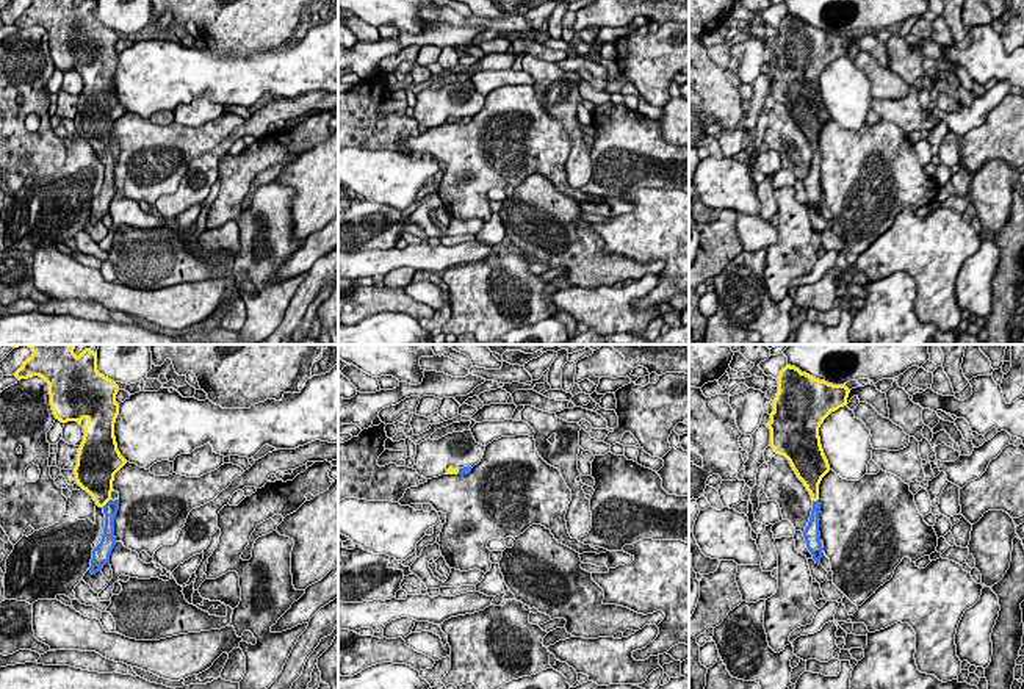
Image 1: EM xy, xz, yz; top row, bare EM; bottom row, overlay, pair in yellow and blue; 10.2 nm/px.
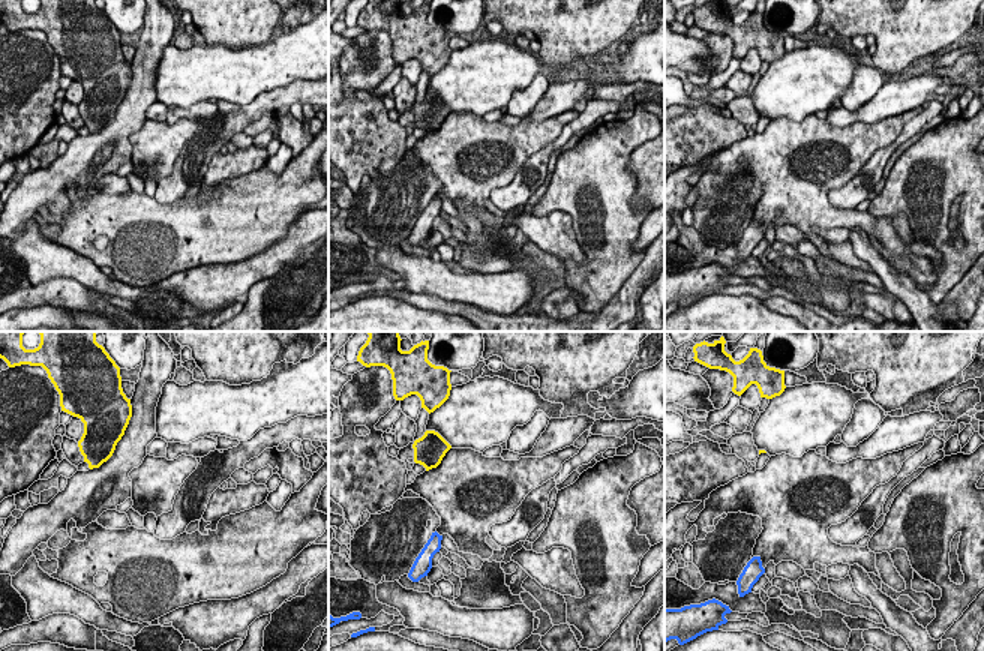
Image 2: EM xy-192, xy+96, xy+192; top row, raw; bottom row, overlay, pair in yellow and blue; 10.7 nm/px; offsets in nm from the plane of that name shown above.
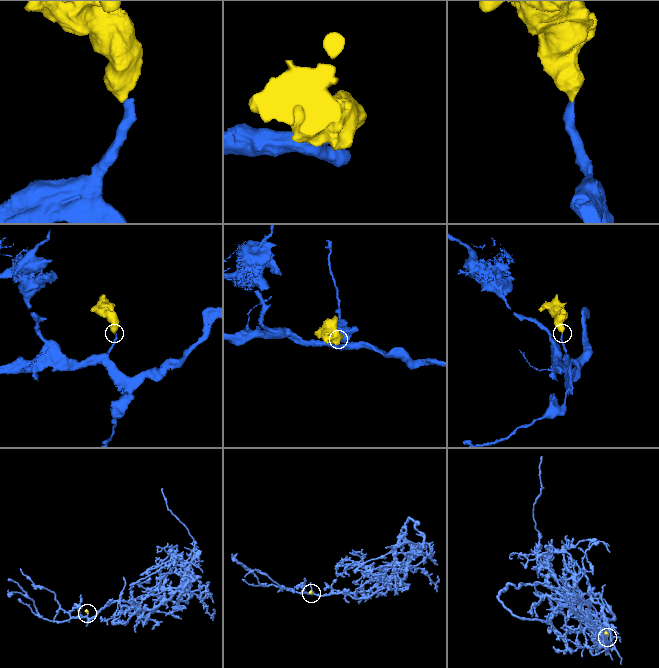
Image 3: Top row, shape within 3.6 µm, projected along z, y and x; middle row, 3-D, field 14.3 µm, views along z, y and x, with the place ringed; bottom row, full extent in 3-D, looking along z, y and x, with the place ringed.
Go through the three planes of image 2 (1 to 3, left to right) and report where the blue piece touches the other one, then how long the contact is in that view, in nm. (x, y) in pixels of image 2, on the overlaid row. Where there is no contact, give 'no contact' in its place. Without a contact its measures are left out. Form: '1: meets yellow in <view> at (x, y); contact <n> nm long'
1: no contact
2: no contact
3: no contact

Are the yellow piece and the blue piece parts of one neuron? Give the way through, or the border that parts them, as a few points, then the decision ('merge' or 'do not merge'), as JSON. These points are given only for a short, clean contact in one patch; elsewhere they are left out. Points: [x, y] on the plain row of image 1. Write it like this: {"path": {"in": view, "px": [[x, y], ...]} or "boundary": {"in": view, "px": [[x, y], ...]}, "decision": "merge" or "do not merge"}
{"path": {"in": "xy", "px": [[97, 130], [105, 152], [110, 158]]}, "decision": "merge"}

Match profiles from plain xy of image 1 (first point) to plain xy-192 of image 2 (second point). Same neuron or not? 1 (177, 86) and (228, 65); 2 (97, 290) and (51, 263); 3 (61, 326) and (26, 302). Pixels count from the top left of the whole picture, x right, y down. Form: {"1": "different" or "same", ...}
{"1": "same", "2": "same", "3": "different"}

